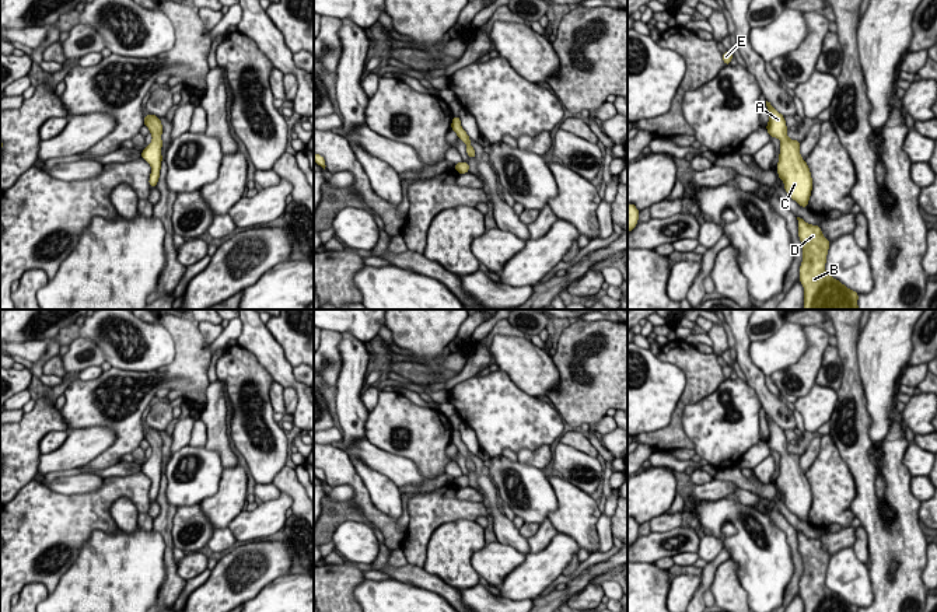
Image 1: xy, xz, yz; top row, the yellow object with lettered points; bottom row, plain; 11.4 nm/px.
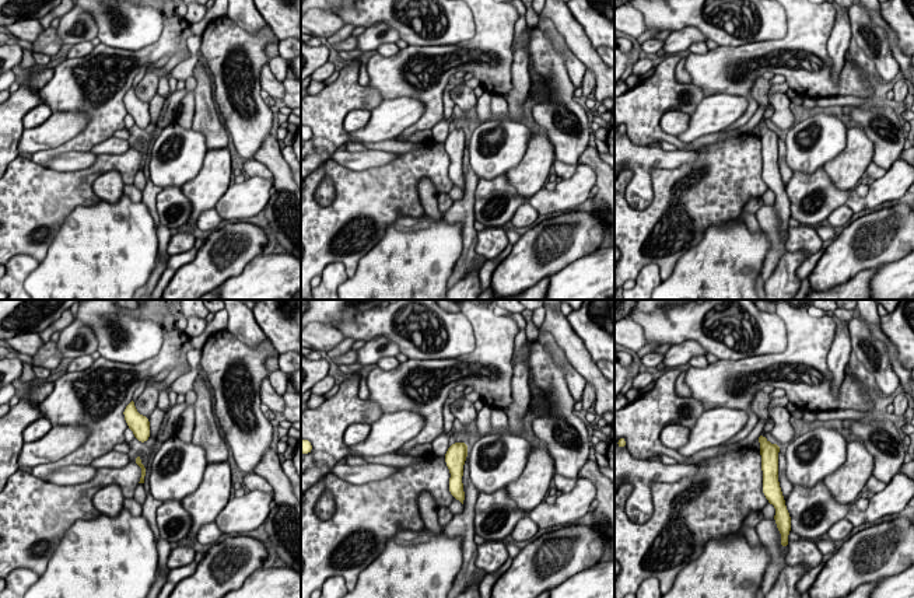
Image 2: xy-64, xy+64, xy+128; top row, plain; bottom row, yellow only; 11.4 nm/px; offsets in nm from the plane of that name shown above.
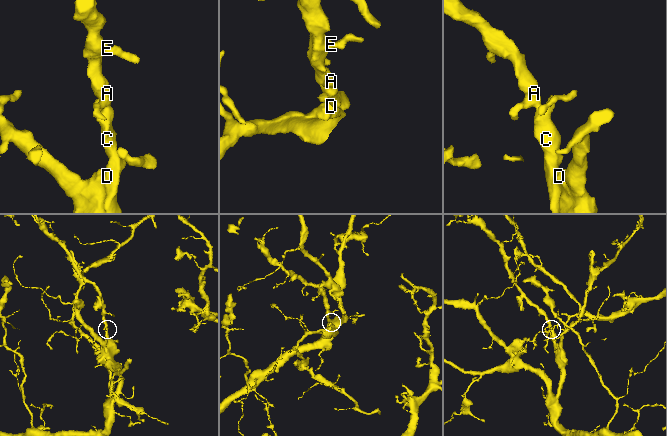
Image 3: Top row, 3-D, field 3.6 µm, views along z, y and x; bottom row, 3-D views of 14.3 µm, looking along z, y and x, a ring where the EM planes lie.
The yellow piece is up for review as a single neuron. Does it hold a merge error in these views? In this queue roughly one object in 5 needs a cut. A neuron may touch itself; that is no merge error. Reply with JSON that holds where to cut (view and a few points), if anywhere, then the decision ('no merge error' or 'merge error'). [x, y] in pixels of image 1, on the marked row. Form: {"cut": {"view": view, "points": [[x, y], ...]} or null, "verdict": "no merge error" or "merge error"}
{"cut": null, "verdict": "no merge error"}

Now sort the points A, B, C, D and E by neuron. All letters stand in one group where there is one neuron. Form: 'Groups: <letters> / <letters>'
Groups: A B C D E

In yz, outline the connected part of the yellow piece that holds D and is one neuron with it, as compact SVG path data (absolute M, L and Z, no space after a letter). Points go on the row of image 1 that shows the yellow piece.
M798 220L798 238L803 246L800 283L804 287L804 310L859 310L859 294L825 272L828 241L819 225Z

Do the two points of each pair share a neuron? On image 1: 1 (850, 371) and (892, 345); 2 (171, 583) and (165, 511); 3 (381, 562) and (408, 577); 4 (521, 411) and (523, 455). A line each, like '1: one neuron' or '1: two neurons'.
1: two neurons
2: one neuron
3: one neuron
4: two neurons

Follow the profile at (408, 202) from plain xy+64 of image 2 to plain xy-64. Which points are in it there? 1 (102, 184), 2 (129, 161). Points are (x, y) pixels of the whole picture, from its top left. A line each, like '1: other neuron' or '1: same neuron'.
1: other neuron
2: same neuron

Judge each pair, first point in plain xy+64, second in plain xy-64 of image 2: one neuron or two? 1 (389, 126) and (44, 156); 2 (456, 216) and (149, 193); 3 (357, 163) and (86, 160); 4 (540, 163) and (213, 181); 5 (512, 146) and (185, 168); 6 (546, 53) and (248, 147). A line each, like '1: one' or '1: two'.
1: two
2: one
3: one
4: one
5: one
6: one

